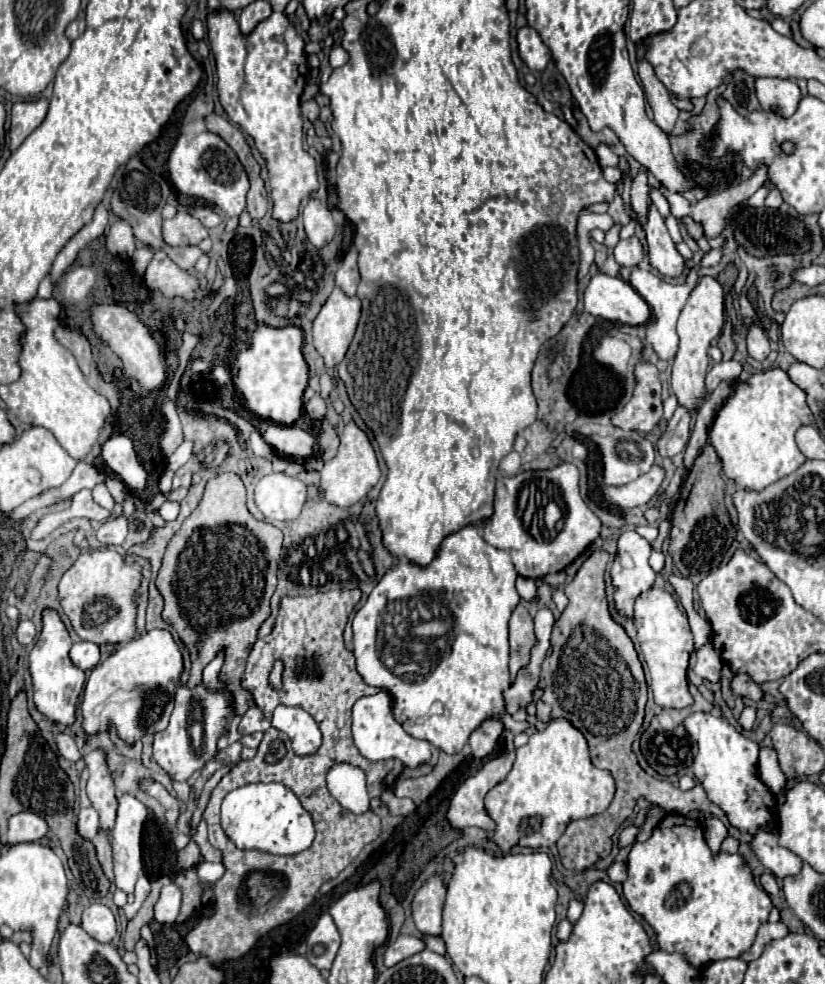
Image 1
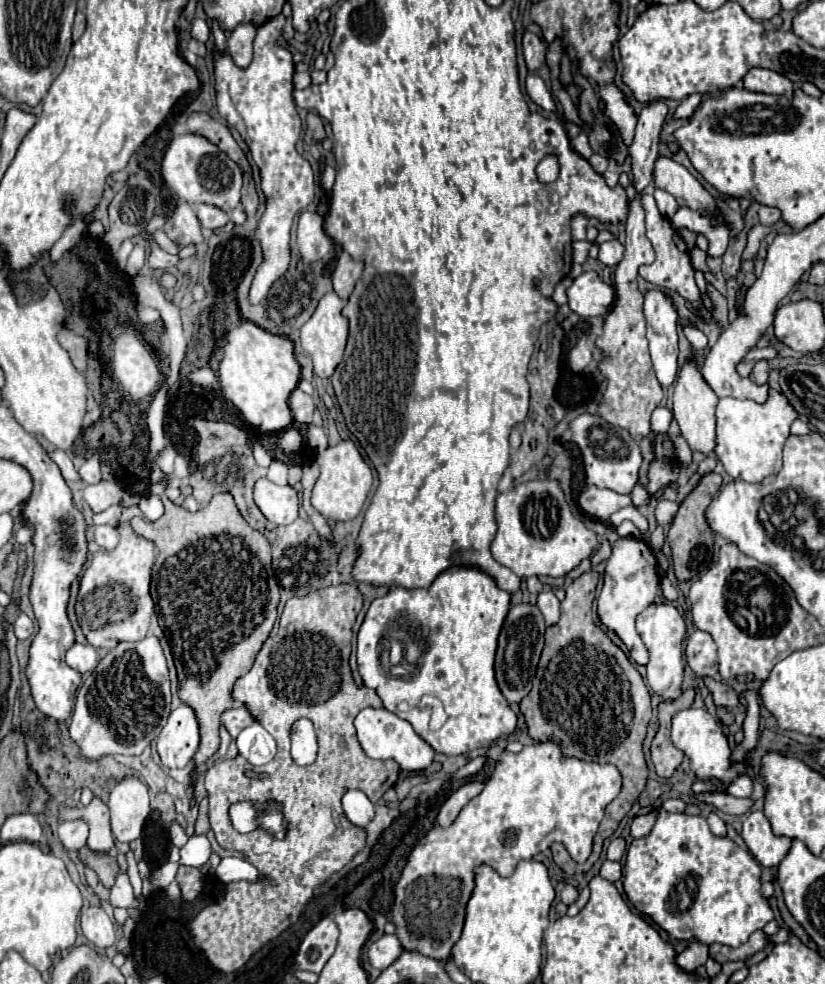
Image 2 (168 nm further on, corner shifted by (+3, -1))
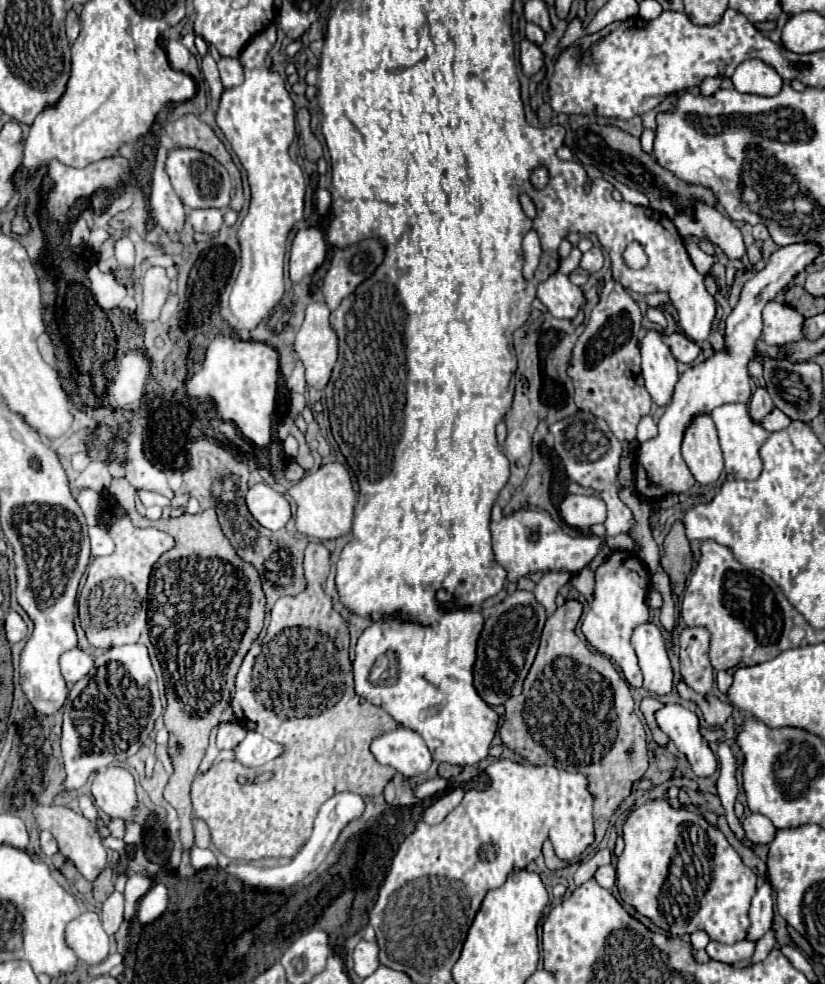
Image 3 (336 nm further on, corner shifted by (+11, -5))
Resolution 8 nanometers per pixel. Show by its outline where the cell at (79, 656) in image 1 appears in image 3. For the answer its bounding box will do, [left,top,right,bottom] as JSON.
[59,647,93,683]

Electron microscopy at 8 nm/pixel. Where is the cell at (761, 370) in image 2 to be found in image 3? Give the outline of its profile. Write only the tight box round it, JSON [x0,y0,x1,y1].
[749,387,773,421]

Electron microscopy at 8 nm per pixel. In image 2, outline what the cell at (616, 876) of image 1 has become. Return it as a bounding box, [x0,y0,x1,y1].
[599,861,621,883]

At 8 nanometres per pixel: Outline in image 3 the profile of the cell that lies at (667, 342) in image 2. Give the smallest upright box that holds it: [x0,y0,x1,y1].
[641,329,677,405]

